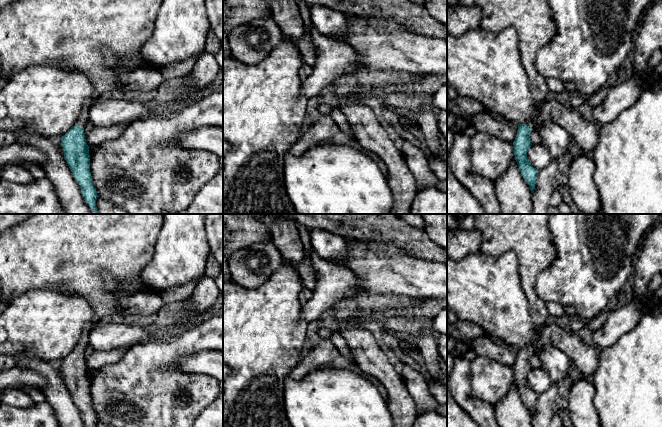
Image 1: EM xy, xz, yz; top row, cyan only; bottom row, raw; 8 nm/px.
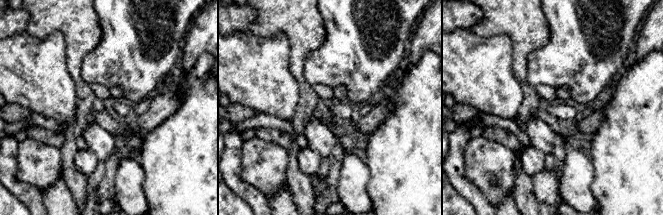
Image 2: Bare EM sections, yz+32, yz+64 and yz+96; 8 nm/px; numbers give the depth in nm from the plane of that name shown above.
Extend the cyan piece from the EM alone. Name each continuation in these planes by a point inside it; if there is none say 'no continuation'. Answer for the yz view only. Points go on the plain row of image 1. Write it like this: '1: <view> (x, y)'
1: yz (532, 347)

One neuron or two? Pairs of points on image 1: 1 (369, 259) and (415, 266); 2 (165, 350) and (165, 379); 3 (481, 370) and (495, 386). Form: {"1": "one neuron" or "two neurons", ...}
{"1": "one neuron", "2": "one neuron", "3": "one neuron"}

